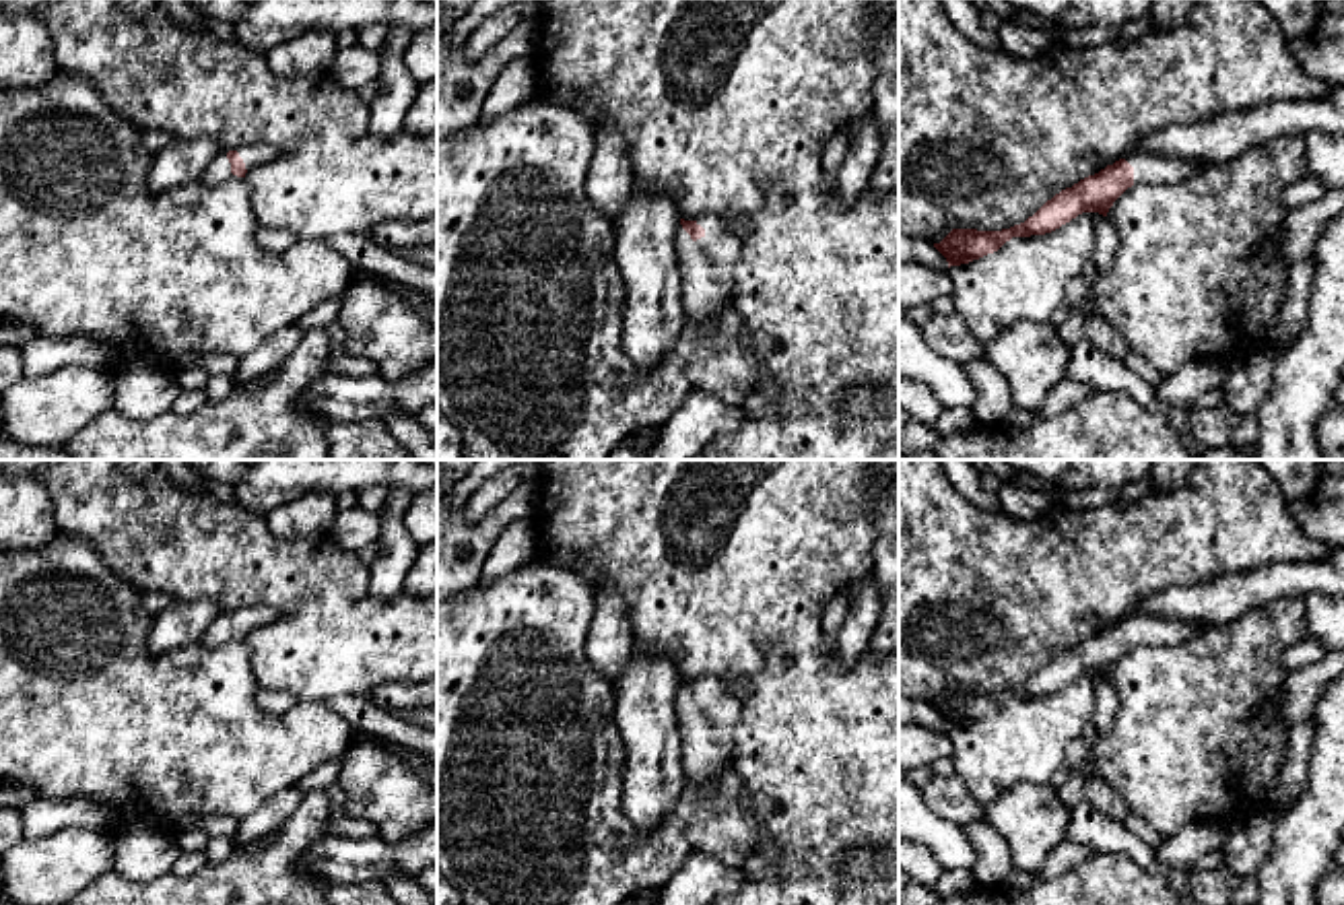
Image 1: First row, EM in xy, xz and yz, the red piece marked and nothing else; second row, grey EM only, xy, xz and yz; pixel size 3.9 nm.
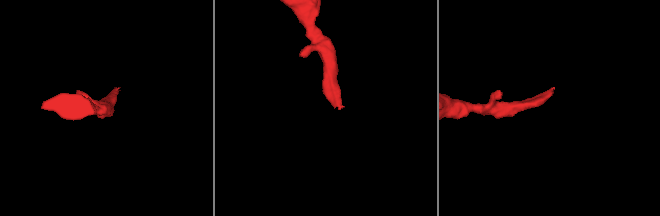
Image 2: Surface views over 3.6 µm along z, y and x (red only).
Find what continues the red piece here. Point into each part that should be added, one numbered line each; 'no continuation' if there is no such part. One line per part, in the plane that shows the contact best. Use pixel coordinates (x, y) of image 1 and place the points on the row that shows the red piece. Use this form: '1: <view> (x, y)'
1: xz (708, 264)

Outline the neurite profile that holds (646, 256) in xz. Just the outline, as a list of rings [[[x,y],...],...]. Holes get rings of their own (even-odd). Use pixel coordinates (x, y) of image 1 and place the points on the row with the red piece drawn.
[[[633,188],[612,221],[614,264],[627,284],[623,346],[639,369],[664,359],[686,324],[678,223],[674,202],[660,188]]]

